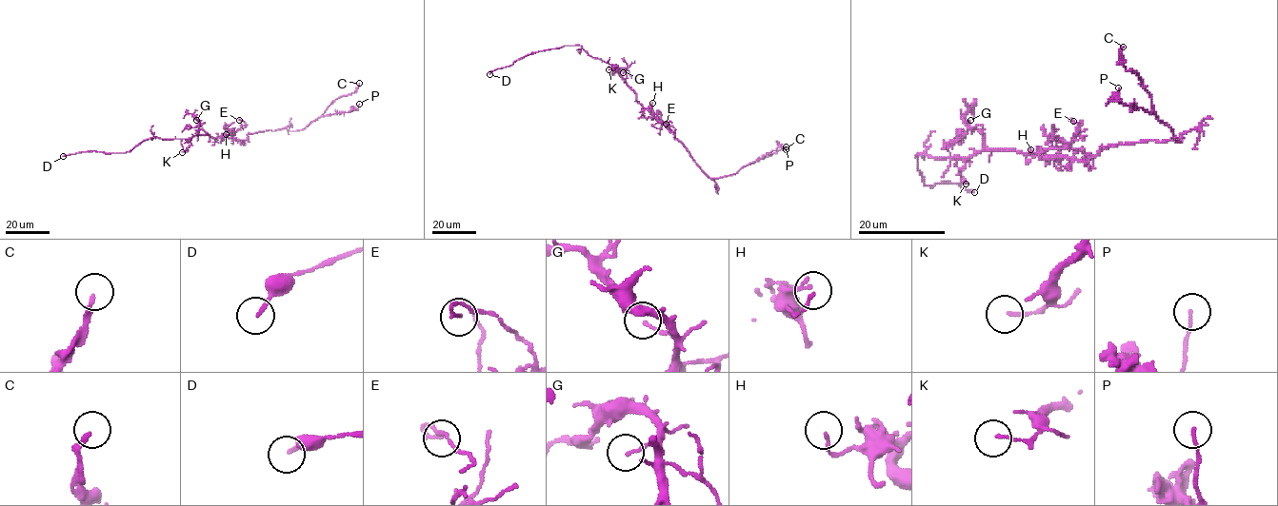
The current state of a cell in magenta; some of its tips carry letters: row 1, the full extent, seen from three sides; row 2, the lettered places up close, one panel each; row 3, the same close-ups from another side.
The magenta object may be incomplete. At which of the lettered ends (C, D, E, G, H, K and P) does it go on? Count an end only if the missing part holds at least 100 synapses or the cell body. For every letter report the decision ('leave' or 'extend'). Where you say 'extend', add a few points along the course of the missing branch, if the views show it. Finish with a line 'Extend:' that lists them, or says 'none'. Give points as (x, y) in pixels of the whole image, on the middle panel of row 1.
C: leave
D: extend; course (489, 74), (464, 86)
E: leave
G: leave
H: leave
K: leave
P: leave
Extend: D

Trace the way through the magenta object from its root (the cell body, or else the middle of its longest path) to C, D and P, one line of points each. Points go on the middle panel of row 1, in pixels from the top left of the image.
C: (648, 109), (673, 133), (695, 164), (710, 178), (734, 174), (748, 165), (786, 149)
D: (648, 109), (611, 65), (591, 57), (579, 45), (532, 52), (489, 74)
P: (648, 109), (673, 133), (695, 164), (710, 178), (734, 174), (778, 147), (786, 146)

